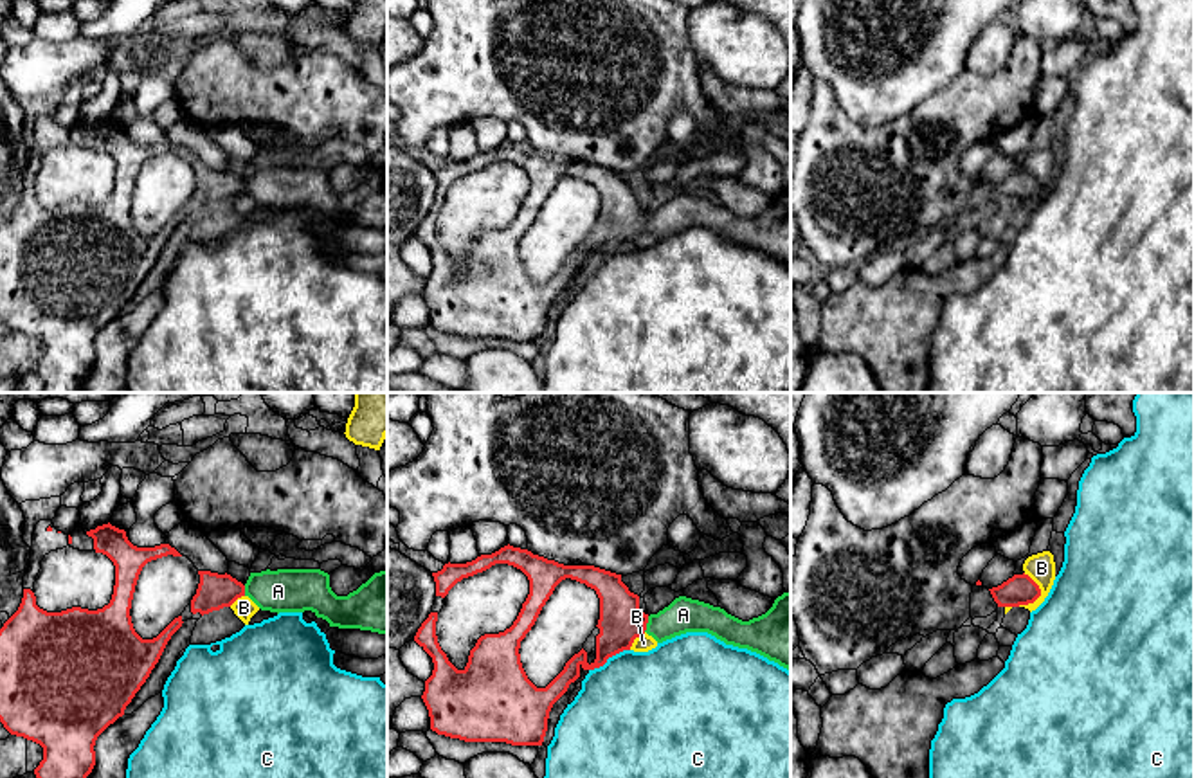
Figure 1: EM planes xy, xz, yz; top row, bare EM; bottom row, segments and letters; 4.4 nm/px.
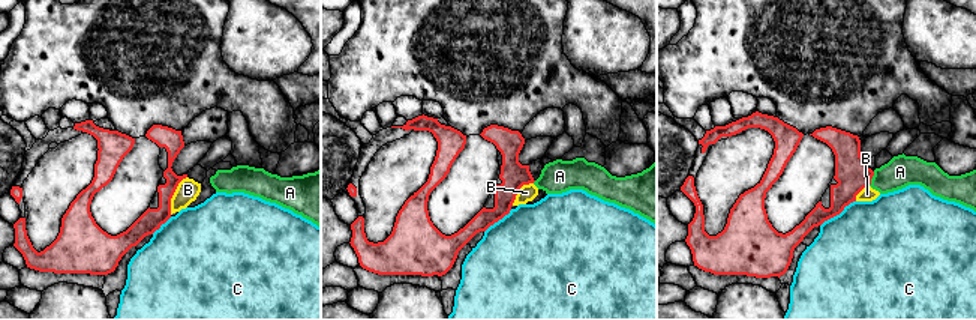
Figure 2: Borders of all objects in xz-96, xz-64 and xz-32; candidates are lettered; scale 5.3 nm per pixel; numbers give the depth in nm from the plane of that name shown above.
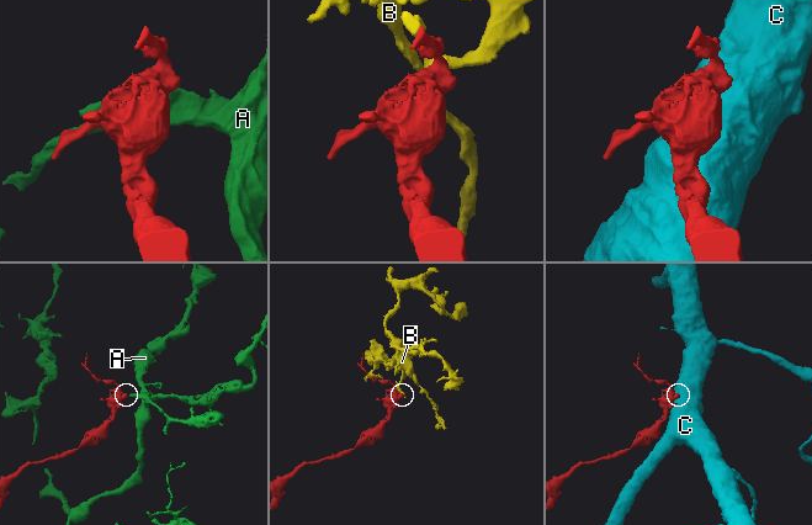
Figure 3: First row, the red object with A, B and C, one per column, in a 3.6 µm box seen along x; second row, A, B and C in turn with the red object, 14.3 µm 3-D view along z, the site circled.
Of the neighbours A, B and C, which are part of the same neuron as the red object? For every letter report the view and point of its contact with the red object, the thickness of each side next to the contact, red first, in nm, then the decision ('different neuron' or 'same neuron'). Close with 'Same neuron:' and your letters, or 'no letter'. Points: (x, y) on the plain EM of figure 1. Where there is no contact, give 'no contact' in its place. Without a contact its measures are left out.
A: meets red in xz at (647, 218); 200 nm thick on the red side, 160 nm on the other; same neuron
B: meets red in yz at (1040, 191); 140 nm thick on the red side, 130 nm on the other; different neuron
C: meets red in xz at (609, 253); 200 nm thick on the red side, 460 nm on the other; different neuron
Same neuron: A

